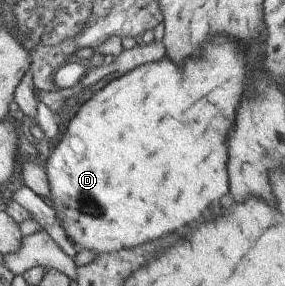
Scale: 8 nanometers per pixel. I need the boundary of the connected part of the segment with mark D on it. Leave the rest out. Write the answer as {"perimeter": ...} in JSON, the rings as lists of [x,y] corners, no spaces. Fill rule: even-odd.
{"perimeter":[[[214,37],[200,47],[200,55],[186,57],[178,67],[165,55],[160,59],[133,67],[130,71],[111,79],[86,99],[70,118],[68,125],[51,150],[45,151],[40,158],[49,183],[52,209],[56,212],[65,234],[73,241],[77,251],[90,250],[96,255],[106,255],[122,248],[133,248],[146,241],[154,241],[190,221],[196,221],[204,207],[228,193],[226,181],[226,131],[234,125],[234,115],[242,97],[242,91],[250,77],[250,63],[246,61],[246,49],[228,37]]]}

